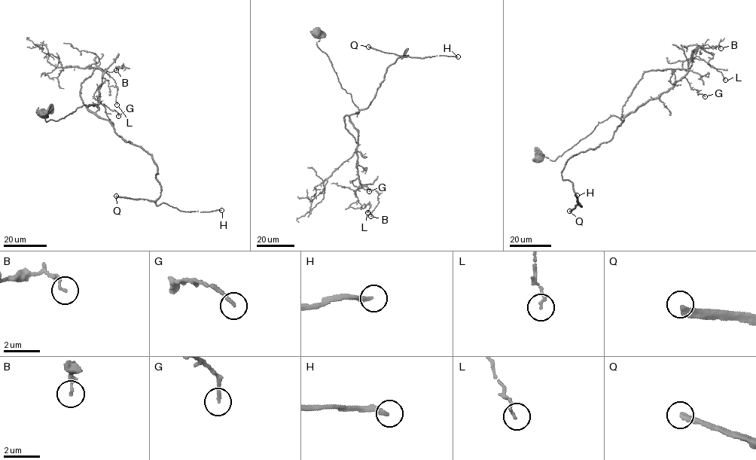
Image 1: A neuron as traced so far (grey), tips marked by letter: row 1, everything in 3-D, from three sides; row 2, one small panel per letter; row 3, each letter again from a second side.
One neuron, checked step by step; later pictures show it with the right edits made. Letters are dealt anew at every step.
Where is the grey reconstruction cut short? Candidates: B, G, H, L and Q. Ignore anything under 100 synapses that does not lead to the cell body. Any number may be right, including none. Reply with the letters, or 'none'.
H, Q

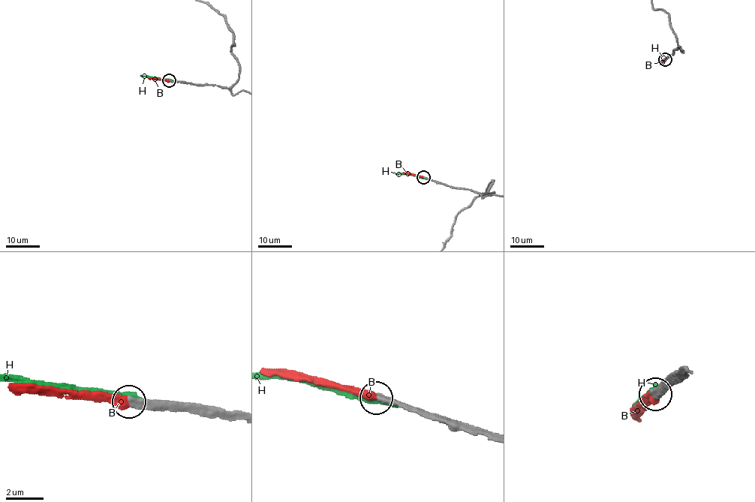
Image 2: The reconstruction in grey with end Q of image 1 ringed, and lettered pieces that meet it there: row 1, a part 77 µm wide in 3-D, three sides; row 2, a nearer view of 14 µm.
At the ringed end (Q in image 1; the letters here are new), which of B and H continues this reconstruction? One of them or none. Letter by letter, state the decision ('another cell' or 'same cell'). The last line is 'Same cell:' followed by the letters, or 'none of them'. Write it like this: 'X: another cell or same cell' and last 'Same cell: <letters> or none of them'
B: same cell
H: another cell
Same cell: B

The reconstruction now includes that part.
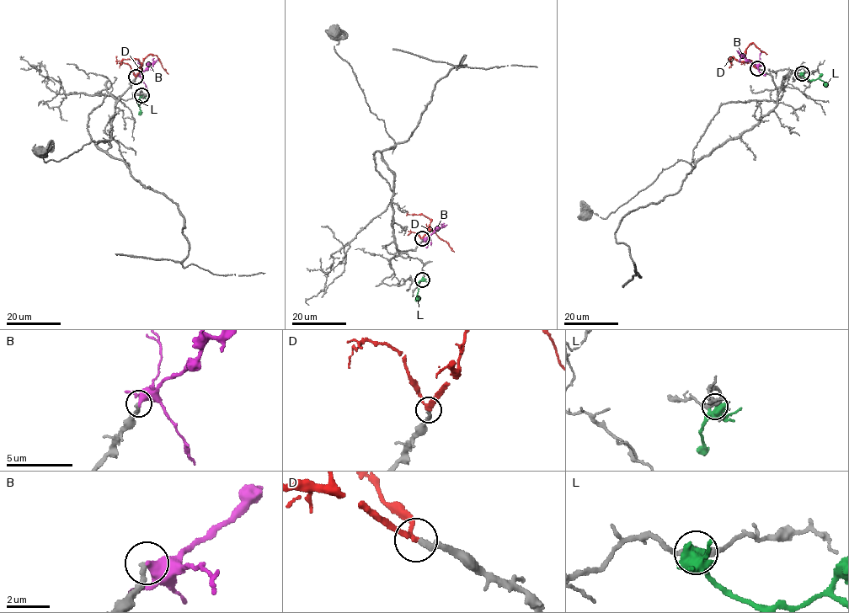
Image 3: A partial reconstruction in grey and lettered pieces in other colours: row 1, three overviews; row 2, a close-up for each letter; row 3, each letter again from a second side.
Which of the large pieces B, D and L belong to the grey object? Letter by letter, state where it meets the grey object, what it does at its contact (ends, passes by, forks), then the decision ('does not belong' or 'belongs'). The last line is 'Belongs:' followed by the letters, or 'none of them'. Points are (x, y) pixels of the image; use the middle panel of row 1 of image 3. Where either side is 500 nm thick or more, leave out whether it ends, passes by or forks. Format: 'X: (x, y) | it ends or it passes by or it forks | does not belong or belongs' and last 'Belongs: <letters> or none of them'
B: (422, 238) | it ends | does not belong
D: (422, 238) | it passes by | belongs
L: (422, 279) | does not belong
Belongs: D

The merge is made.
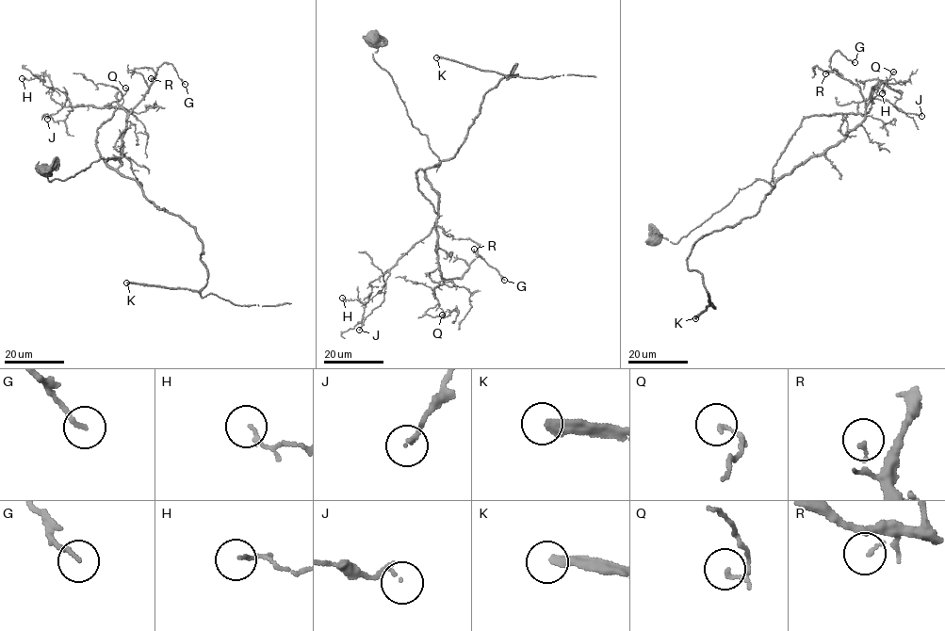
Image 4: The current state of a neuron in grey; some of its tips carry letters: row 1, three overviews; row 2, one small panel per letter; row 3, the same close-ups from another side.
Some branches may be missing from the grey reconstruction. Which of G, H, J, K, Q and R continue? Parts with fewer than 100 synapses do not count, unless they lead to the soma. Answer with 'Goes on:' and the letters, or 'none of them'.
Goes on: K

